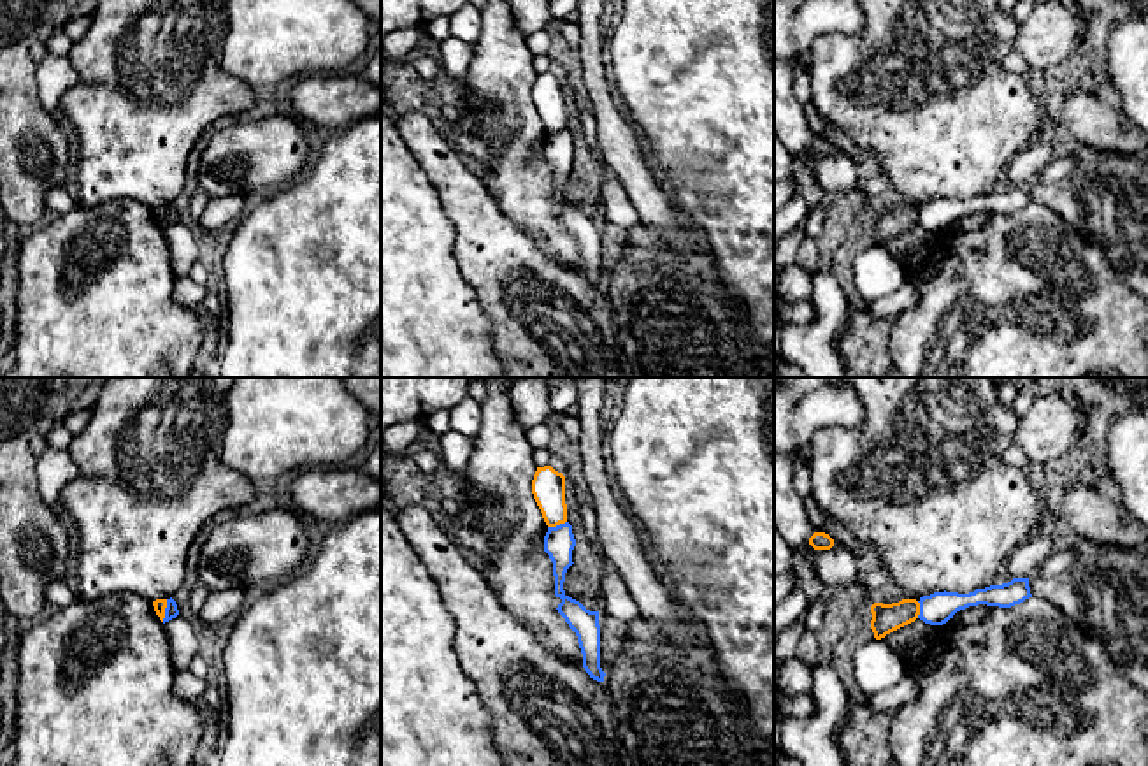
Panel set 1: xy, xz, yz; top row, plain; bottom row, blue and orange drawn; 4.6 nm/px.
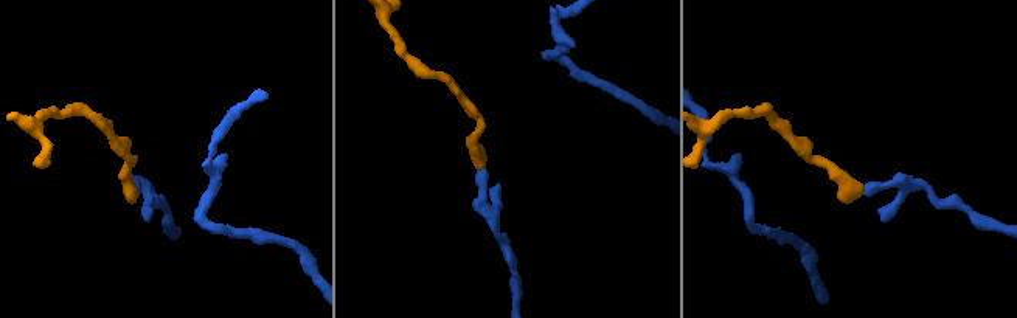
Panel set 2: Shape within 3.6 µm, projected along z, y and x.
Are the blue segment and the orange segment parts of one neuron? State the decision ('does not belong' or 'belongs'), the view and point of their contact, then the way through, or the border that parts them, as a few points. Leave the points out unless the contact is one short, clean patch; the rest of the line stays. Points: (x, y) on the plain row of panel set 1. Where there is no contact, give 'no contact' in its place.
does not belong | xy (165, 216) | along xy (167, 206), (162, 227)

